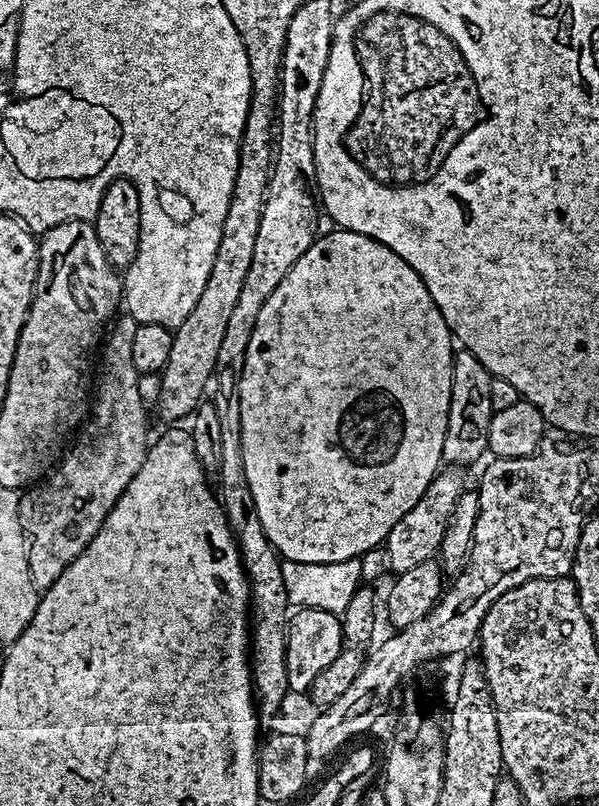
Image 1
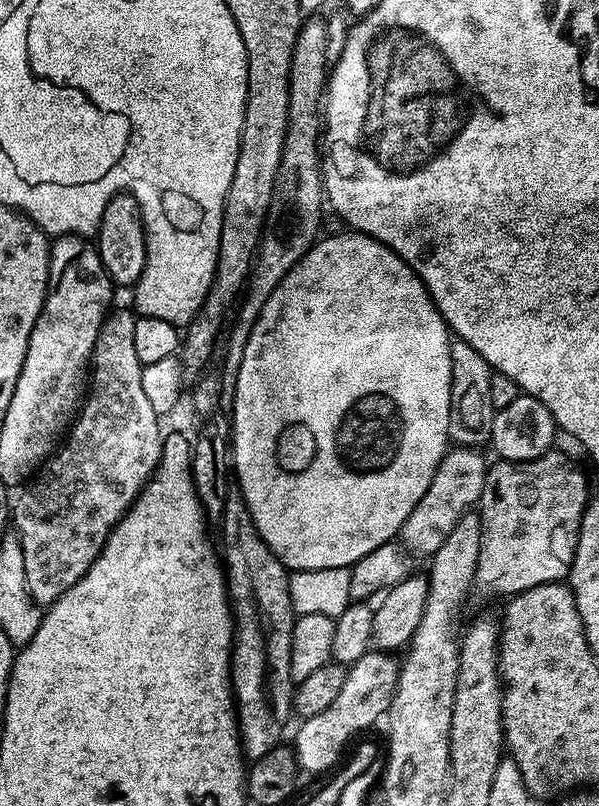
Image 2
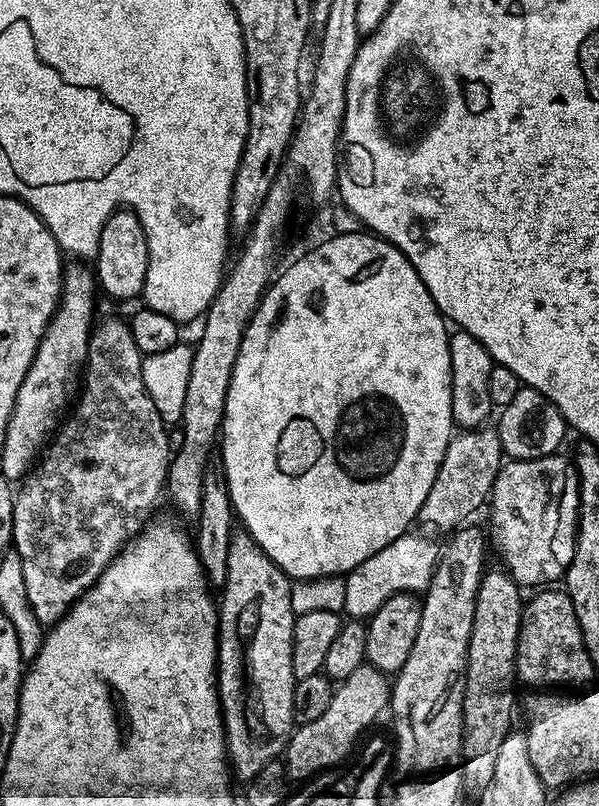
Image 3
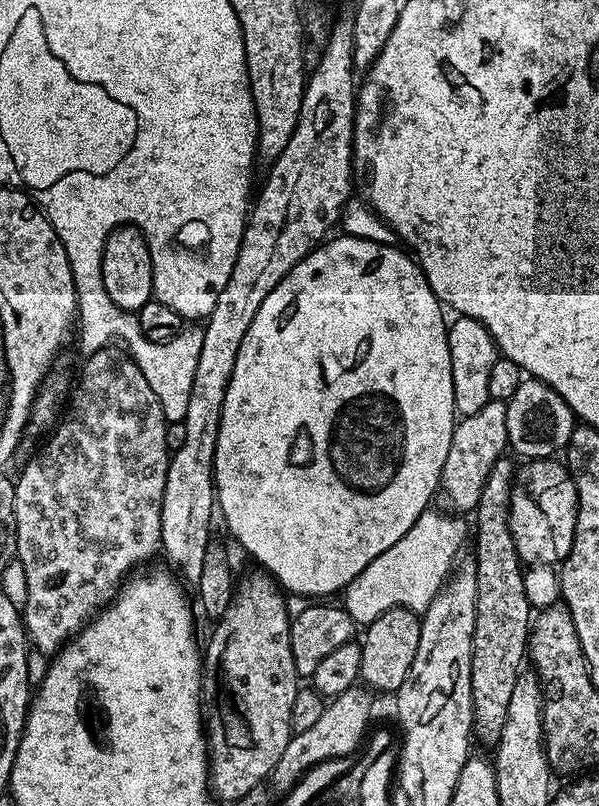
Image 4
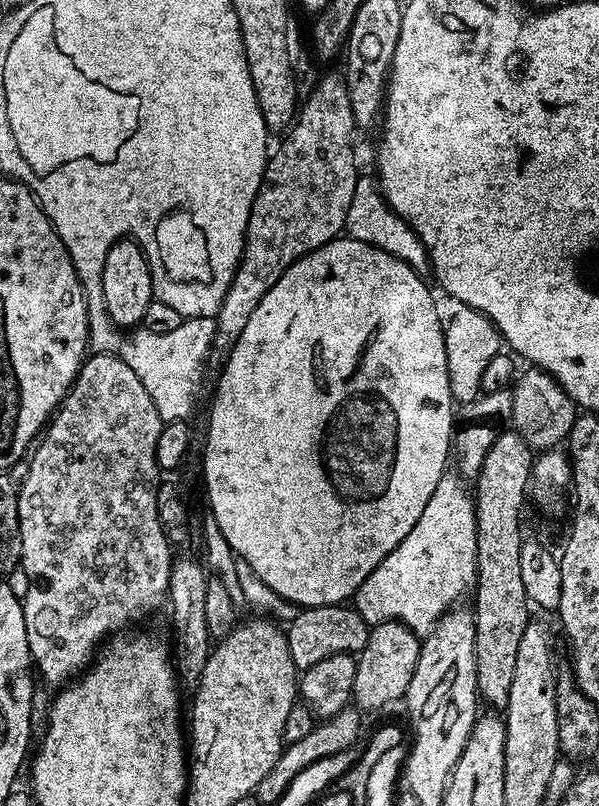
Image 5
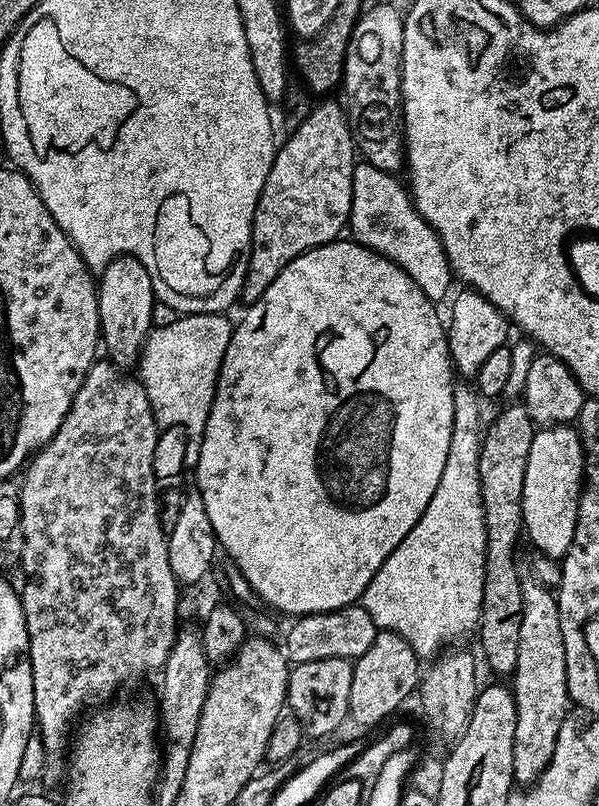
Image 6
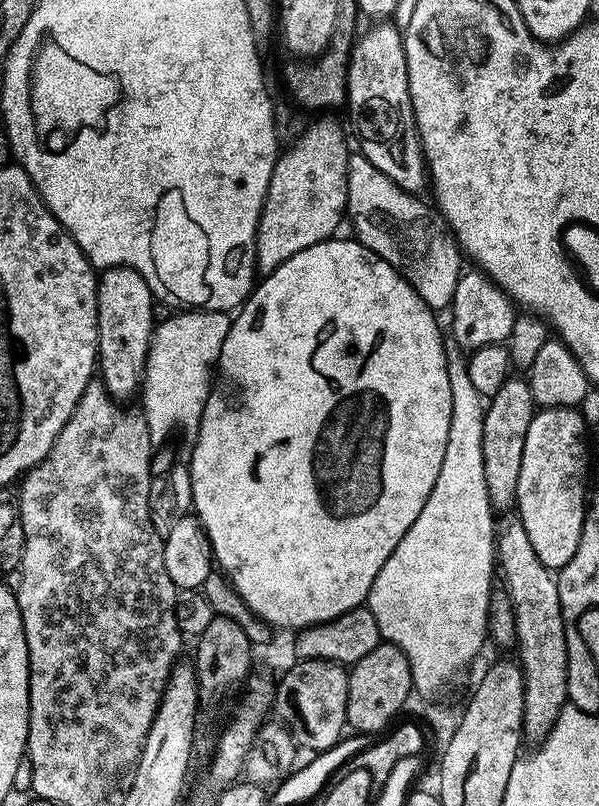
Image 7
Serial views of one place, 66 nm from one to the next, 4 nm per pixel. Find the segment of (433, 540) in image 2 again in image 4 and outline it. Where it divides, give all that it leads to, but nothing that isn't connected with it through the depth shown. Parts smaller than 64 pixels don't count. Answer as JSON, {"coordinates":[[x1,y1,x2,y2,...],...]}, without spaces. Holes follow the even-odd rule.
{"coordinates":[[491,400,477,414,461,417,455,428,451,429,449,453,445,465,440,471,438,500,447,511,465,514,475,511,482,487,486,484,494,462,500,460,507,451,508,435,506,434,507,403]]}

